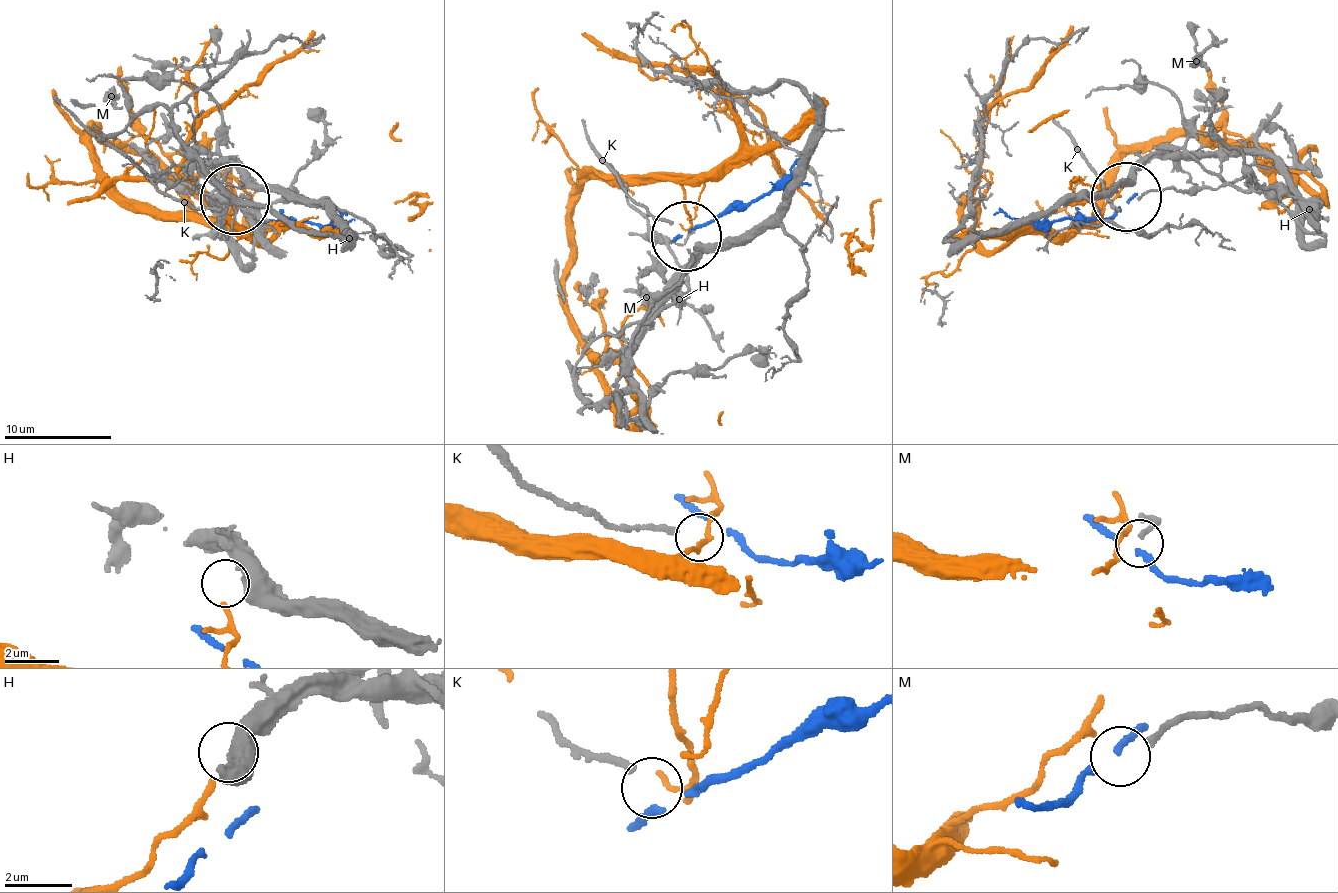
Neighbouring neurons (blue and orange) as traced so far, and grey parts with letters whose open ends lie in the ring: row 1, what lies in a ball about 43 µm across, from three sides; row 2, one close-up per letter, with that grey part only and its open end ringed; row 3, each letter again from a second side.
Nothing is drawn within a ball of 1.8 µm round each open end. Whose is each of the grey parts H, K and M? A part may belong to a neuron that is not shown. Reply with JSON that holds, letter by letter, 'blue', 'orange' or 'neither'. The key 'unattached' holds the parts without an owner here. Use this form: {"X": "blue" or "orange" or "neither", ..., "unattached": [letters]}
{"H": "neither", "K": "neither", "M": "neither", "unattached": ["H", "K", "M"]}

